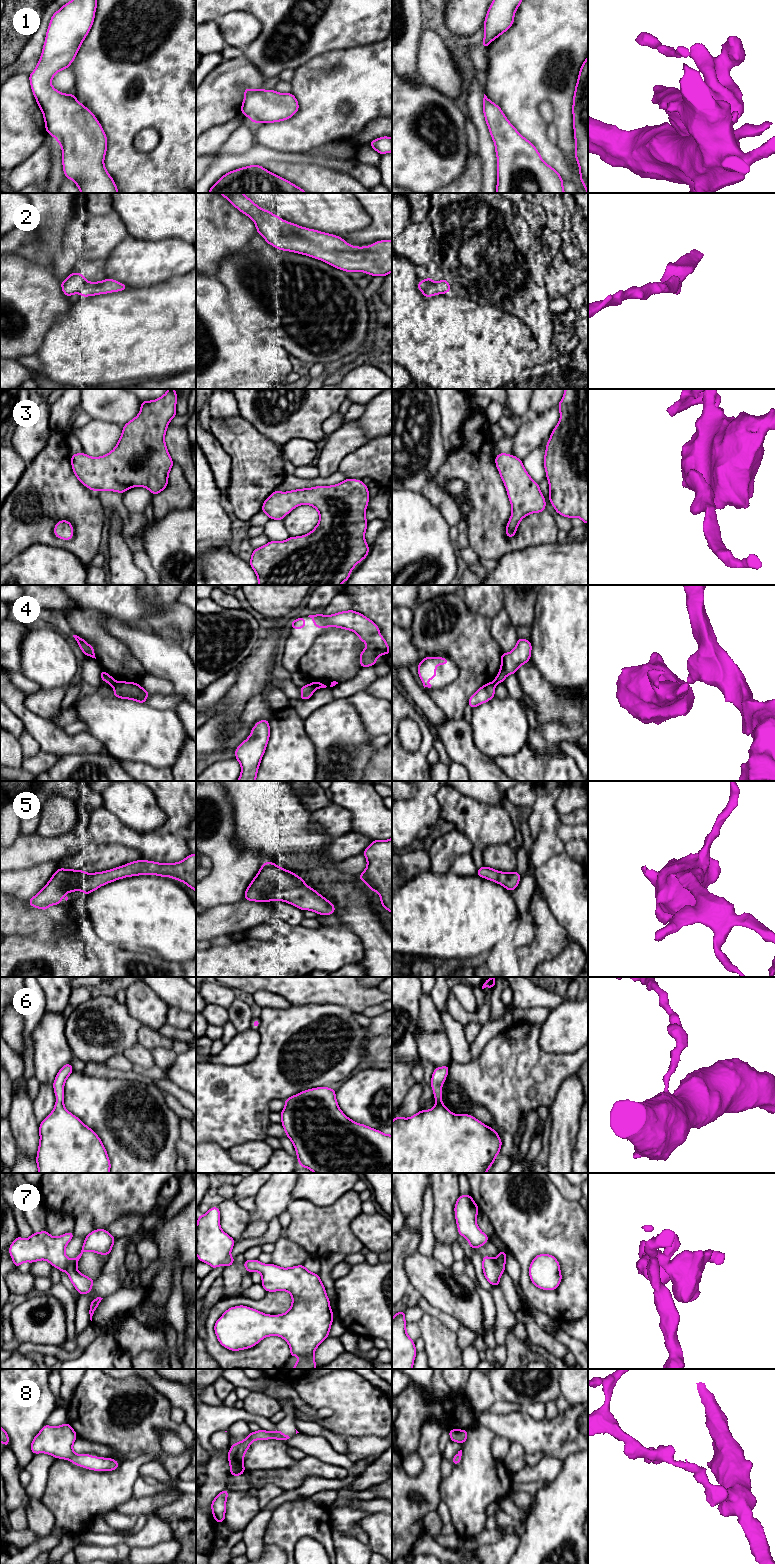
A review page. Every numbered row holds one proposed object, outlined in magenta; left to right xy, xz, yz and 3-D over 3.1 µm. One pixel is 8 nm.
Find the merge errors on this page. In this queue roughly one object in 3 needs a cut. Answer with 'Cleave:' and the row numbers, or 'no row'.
Cleave: 4

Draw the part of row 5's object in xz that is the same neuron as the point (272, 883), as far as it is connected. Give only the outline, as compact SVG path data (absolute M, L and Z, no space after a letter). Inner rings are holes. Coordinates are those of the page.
M264 862L261 865L243 899L256 902L281 900L300 910L314 911L318 915L335 913L335 906L330 901L307 886L298 875L273 862Z

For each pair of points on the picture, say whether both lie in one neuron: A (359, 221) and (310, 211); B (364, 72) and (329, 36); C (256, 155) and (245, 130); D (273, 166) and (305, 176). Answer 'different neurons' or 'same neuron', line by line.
A: same neuron
B: different neurons
C: different neurons
D: same neuron

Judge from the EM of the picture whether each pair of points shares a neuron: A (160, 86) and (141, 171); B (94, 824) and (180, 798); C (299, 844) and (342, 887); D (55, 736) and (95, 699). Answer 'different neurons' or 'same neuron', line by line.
A: same neuron
B: same neuron
C: same neuron
D: different neurons

